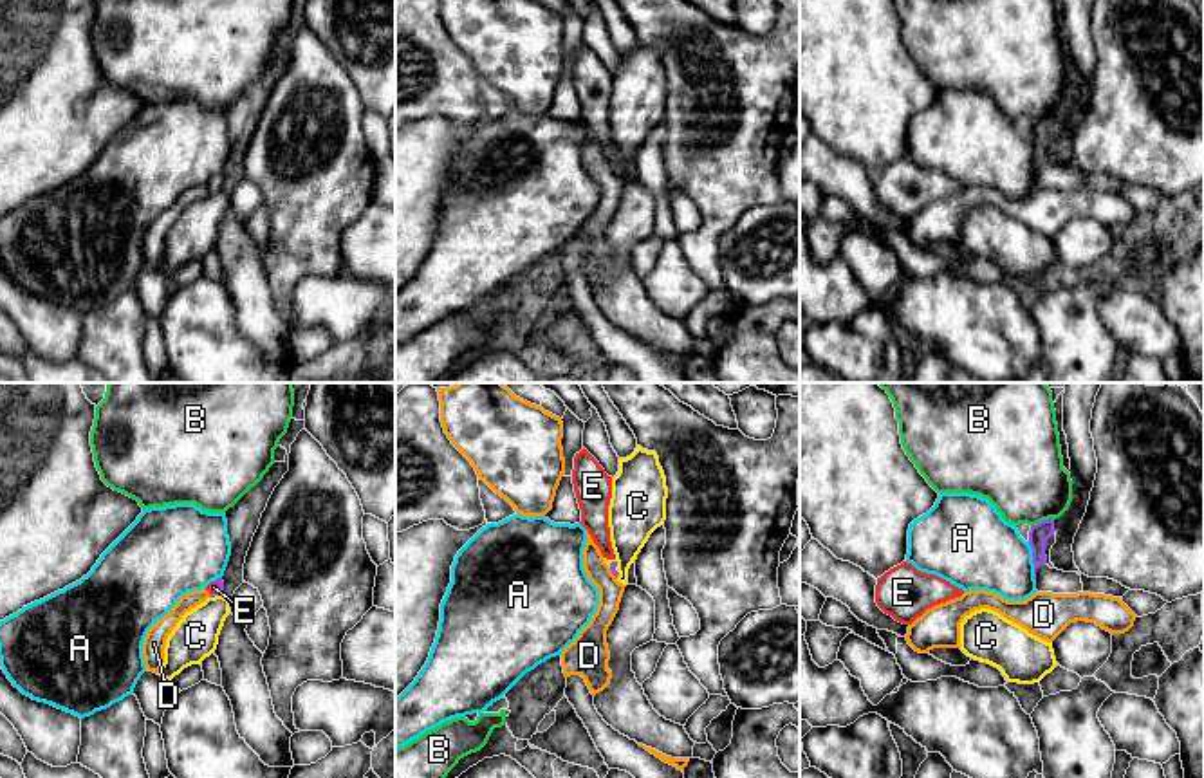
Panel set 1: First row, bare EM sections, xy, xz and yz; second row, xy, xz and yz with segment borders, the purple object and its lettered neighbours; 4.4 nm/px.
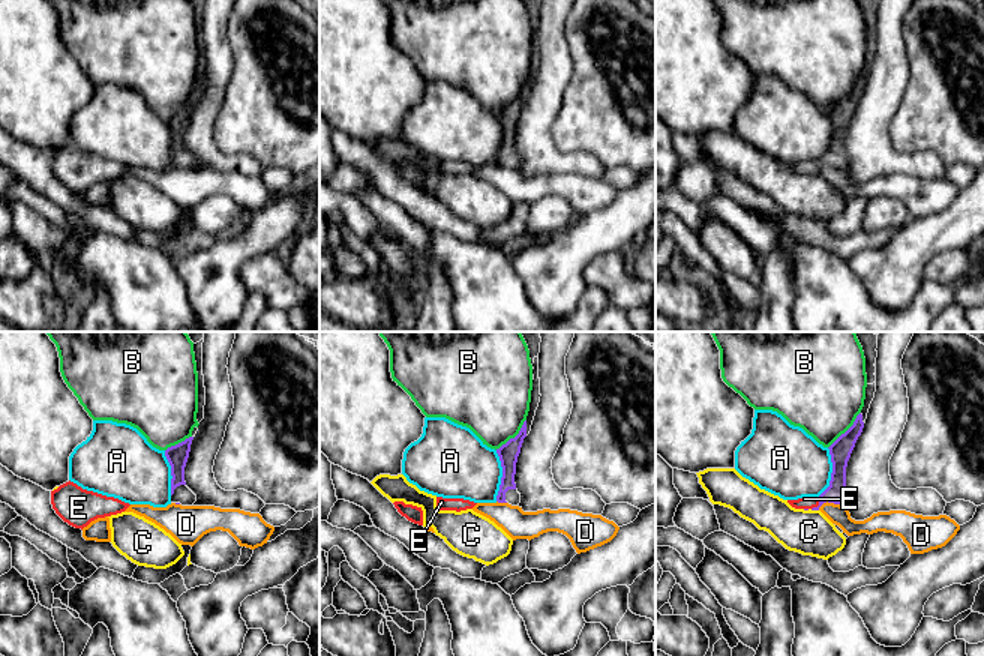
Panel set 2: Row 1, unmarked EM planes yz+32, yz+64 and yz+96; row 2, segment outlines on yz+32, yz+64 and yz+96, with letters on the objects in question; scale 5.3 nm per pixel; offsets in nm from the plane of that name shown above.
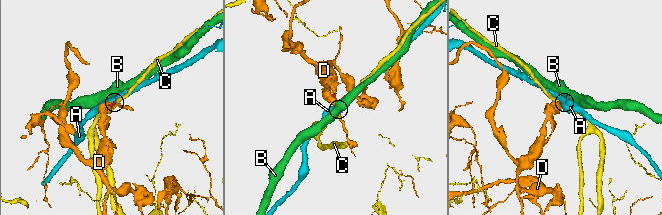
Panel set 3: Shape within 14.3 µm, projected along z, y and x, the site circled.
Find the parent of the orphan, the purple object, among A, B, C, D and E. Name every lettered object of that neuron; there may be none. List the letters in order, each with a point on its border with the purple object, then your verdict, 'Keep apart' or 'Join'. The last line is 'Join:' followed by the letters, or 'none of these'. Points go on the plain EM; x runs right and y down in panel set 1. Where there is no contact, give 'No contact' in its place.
A: Touches purple at yz (1033, 157). Keep apart
B: Touches purple at yz (1044, 116). Keep apart
C: Touches purple at xz (614, 165). Keep apart
D: Touches purple at xz (612, 168). Keep apart
E: Touches purple at xy (219, 186). Join
Join: E

